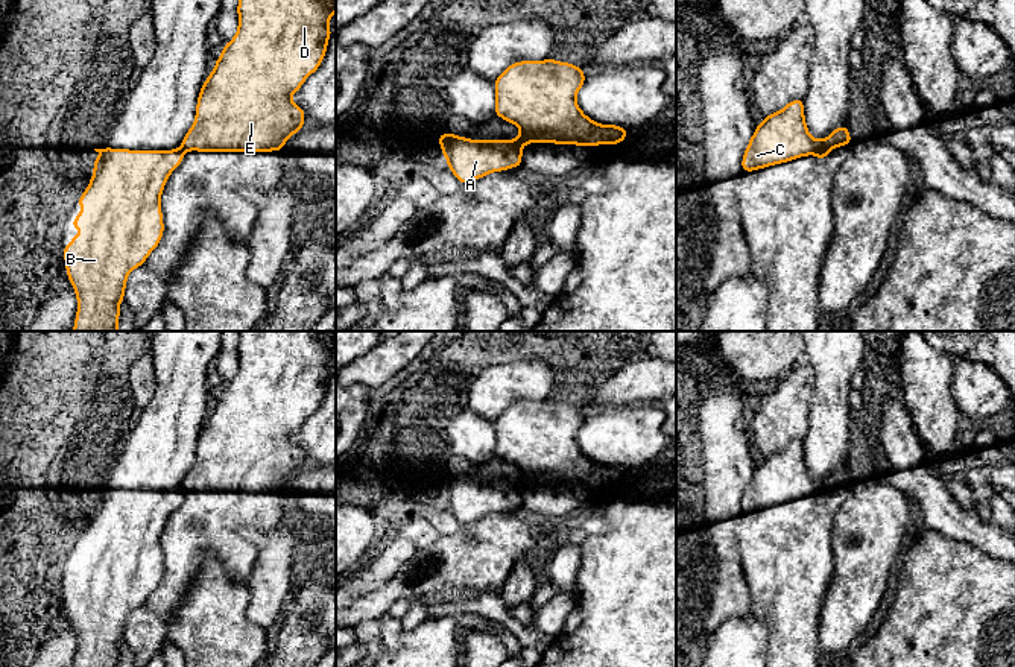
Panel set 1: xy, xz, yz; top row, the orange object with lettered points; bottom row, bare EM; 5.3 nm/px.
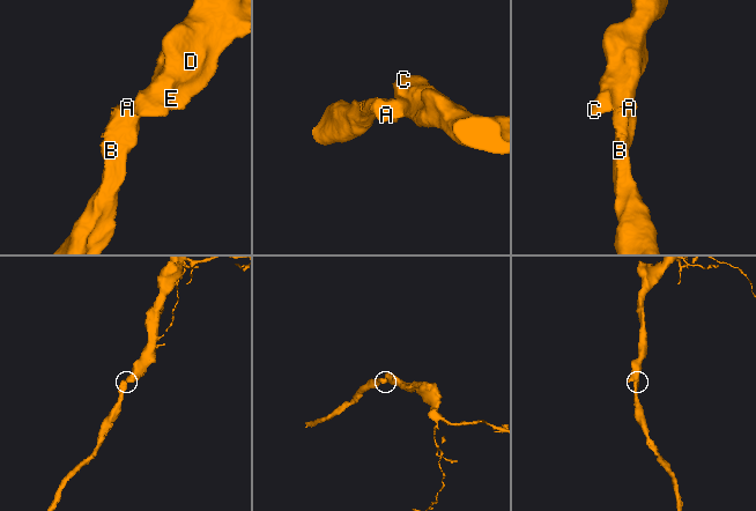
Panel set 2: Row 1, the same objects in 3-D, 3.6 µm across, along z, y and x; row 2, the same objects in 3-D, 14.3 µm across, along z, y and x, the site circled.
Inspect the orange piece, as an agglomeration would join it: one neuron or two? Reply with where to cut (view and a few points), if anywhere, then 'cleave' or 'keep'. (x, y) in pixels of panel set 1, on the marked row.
xz (520, 135), (523, 145) | cleave

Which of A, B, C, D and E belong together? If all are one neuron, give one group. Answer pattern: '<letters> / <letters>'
A B / C D E

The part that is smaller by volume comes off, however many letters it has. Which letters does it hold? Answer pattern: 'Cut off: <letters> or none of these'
Cut off: A, B

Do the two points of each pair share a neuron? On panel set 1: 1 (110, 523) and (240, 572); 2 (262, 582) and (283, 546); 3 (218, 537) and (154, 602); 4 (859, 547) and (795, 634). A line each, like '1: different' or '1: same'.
1: different
2: same
3: same
4: different

